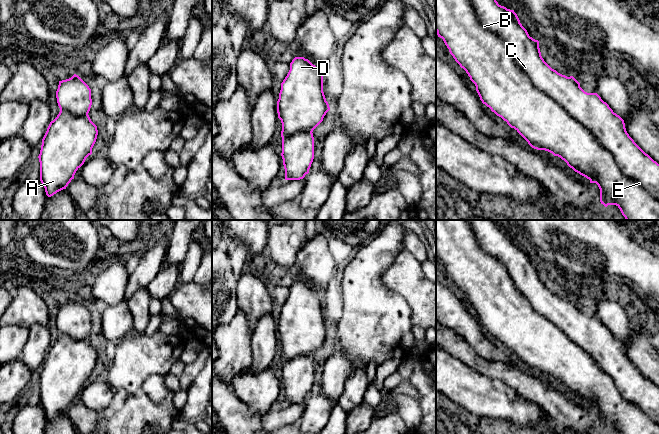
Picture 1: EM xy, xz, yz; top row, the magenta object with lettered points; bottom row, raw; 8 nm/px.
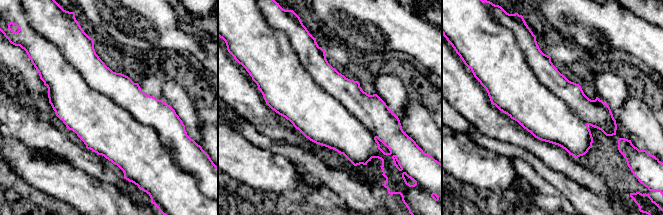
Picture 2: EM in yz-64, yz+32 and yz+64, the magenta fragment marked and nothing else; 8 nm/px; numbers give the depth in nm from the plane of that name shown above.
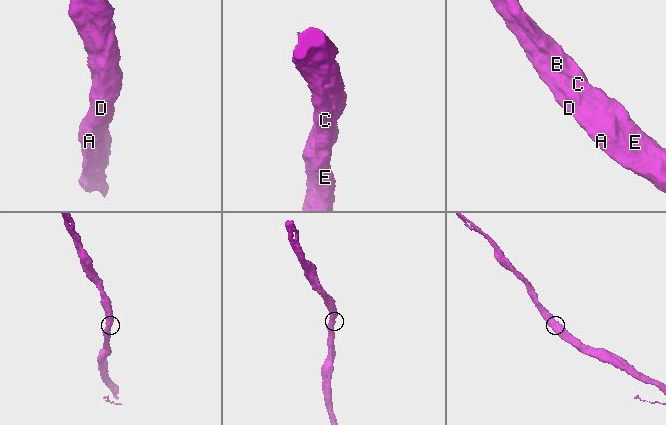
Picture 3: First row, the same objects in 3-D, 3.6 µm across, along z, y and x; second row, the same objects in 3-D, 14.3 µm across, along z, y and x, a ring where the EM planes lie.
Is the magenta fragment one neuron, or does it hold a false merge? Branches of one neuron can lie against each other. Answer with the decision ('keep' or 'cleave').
keep

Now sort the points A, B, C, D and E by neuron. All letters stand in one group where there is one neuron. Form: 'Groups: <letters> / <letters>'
Groups: A B C D E

